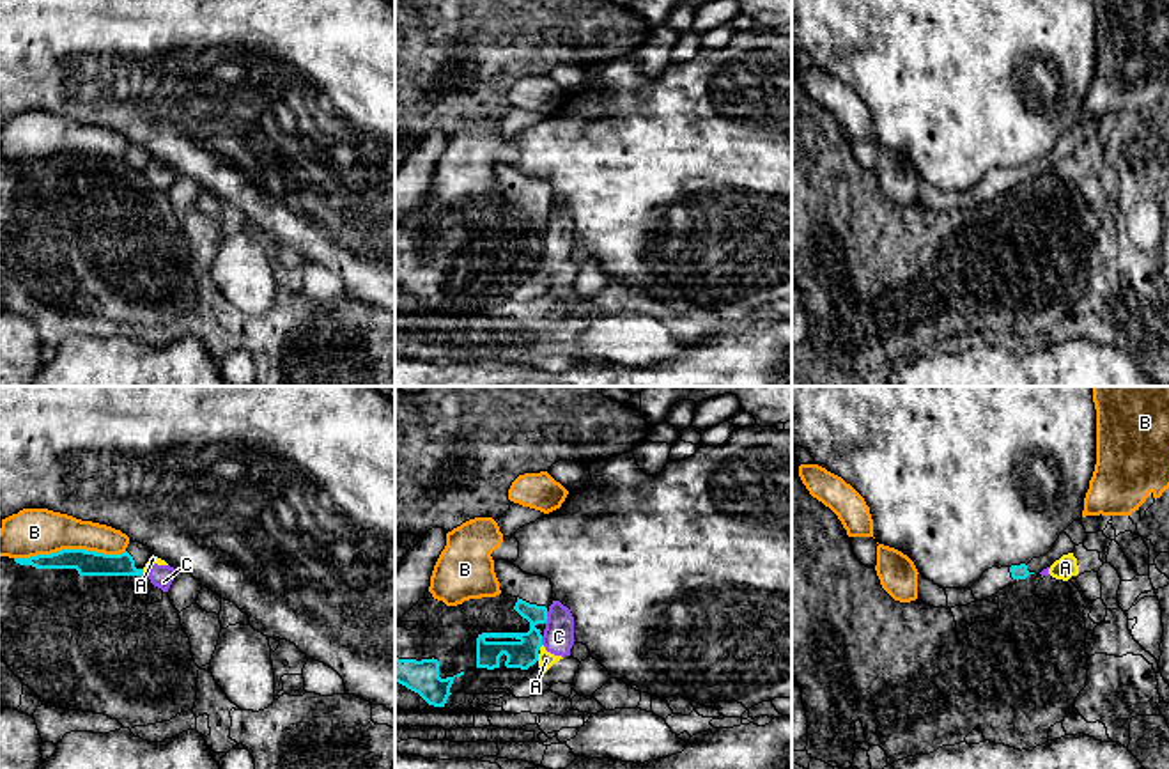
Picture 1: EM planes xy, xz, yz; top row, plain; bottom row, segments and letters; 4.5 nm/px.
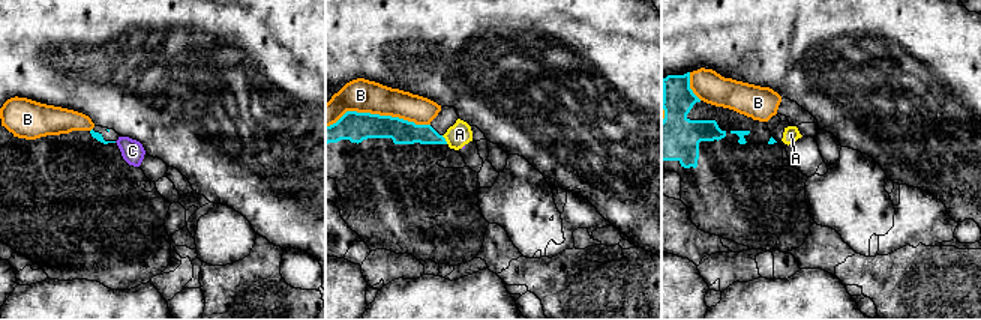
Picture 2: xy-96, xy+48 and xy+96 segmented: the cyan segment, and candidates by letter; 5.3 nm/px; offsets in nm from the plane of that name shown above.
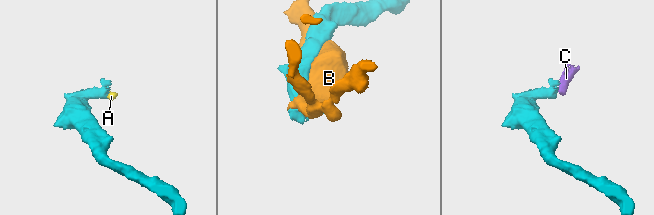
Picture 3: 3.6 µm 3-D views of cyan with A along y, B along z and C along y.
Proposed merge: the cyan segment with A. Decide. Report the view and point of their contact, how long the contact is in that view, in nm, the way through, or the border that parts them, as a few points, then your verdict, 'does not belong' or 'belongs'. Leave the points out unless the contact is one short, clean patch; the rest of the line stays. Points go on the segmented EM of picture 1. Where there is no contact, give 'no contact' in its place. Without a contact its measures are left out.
meets cyan in xy at (142, 573); contact 30 nm long; border along xy (142, 569), (144, 574); does not belong

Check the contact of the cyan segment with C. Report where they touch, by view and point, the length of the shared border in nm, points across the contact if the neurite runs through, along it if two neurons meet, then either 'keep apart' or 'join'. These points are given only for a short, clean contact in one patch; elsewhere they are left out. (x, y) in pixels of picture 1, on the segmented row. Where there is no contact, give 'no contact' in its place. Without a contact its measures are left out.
contact xz (546, 617); length 60 nm; border xz (548, 612), (544, 622); keep apart

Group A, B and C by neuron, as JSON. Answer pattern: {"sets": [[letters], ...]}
{"sets": [["A", "C"], ["B"]]}

